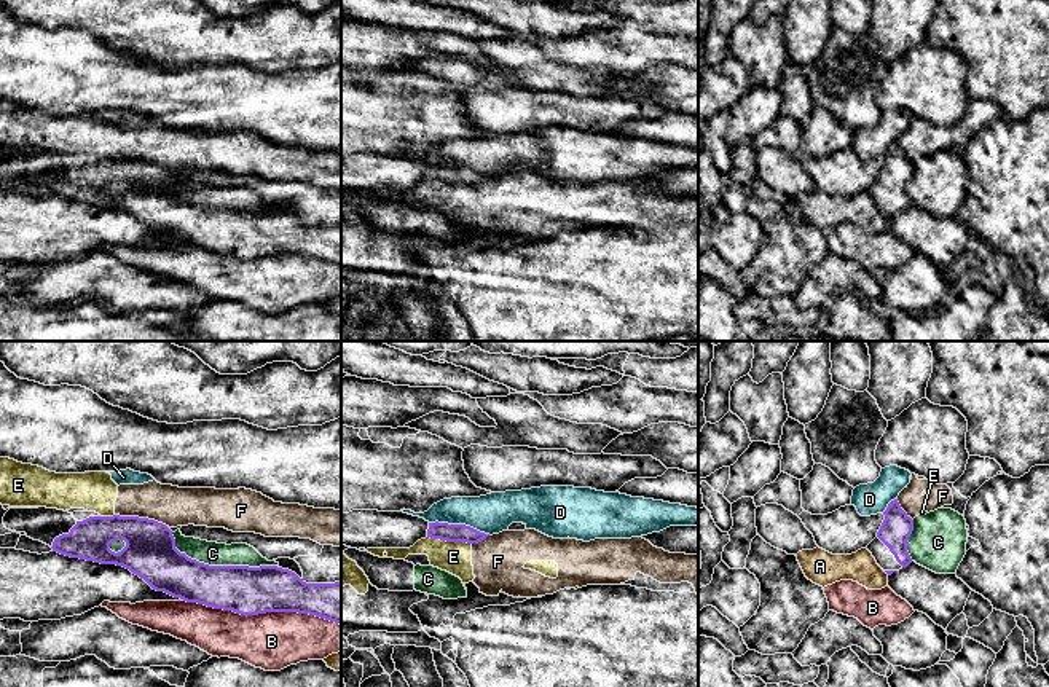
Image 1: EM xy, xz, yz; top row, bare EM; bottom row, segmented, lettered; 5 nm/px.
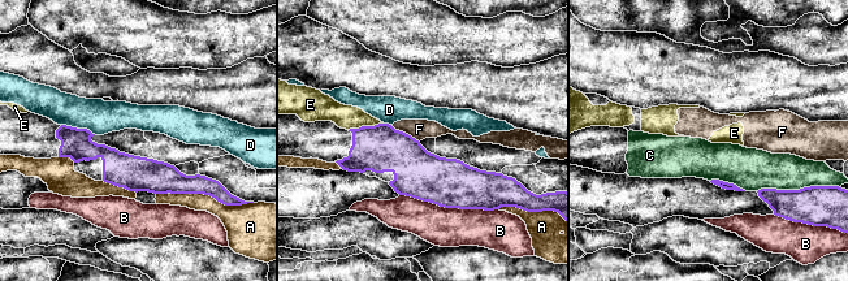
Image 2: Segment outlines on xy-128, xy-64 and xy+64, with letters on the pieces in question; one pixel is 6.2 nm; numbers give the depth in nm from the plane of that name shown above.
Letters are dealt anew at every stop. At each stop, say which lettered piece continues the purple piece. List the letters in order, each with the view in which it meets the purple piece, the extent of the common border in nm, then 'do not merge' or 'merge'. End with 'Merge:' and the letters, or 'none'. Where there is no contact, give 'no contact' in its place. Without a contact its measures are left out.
A: meets purple in yz; contact 40 nm long; do not merge
B: meets purple in xy; contact 800 nm long; do not merge
C: meets purple in xy; contact 550 nm long; do not merge
D: meets purple in xz; contact 320 nm long; do not merge
E: meets purple in xz; contact 220 nm long; do not merge
F: meets purple in xy; contact 280 nm long; do not merge
Merge: none

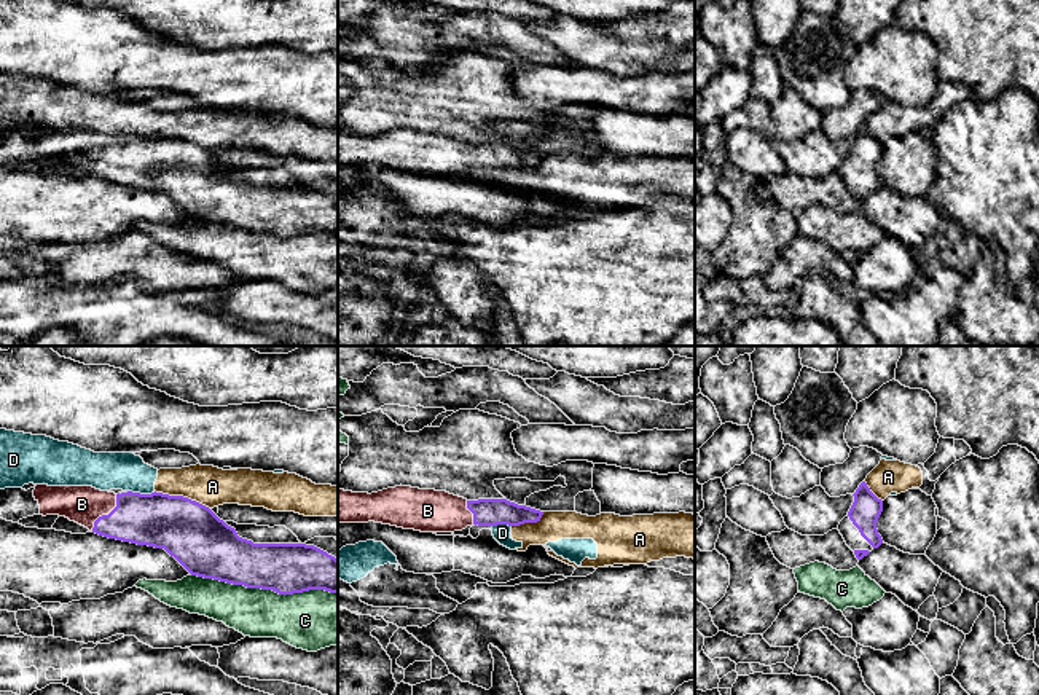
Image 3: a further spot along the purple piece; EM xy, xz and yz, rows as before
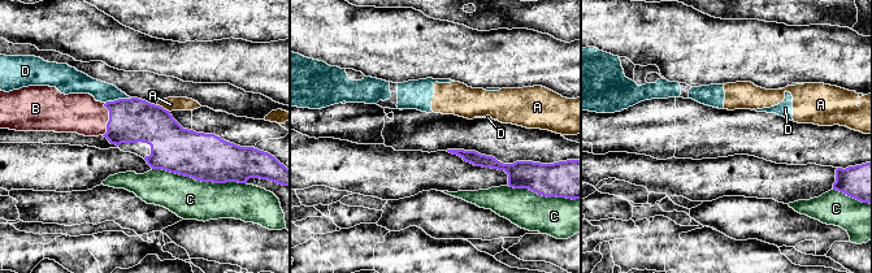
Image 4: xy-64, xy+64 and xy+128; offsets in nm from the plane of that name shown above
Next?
A: meets purple in xy; contact 300 nm long; do not merge
B: meets purple in xy; contact 240 nm long; merge
C: meets purple in xy; contact 750 nm long; do not merge
D: meets purple in xy; contact 140 nm long; do not merge
Merge: B

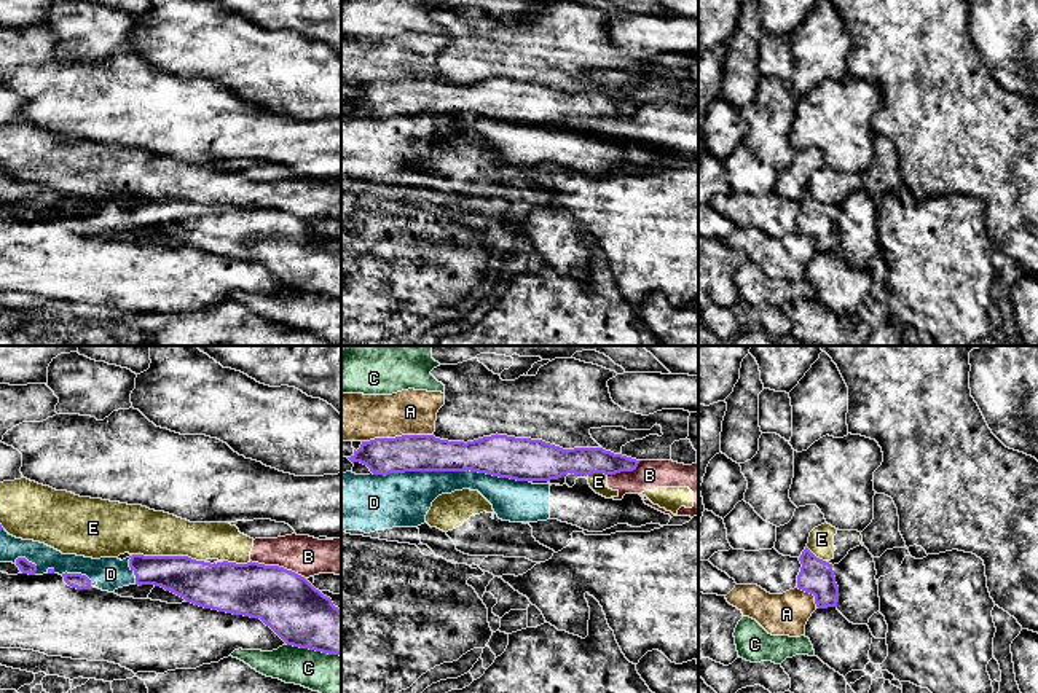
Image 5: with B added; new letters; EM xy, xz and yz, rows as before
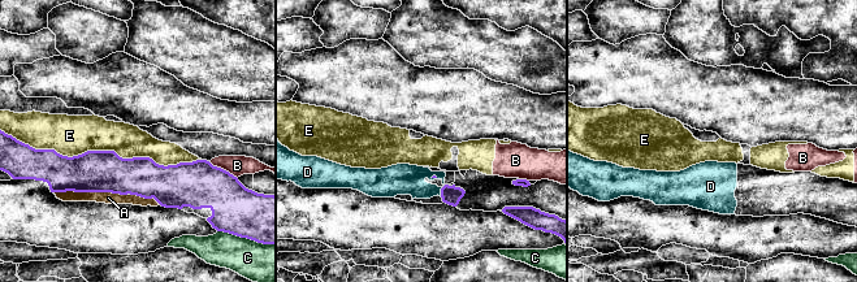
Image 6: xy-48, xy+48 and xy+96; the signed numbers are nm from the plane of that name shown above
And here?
A: meets purple in xz; contact 360 nm long; do not merge
B: meets purple in xy; contact 300 nm long; do not merge
C: meets purple in xy; contact 280 nm long; do not merge
D: meets purple in xz; contact 800 nm long; do not merge
E: meets purple in xy; contact 360 nm long; do not merge
Merge: none

